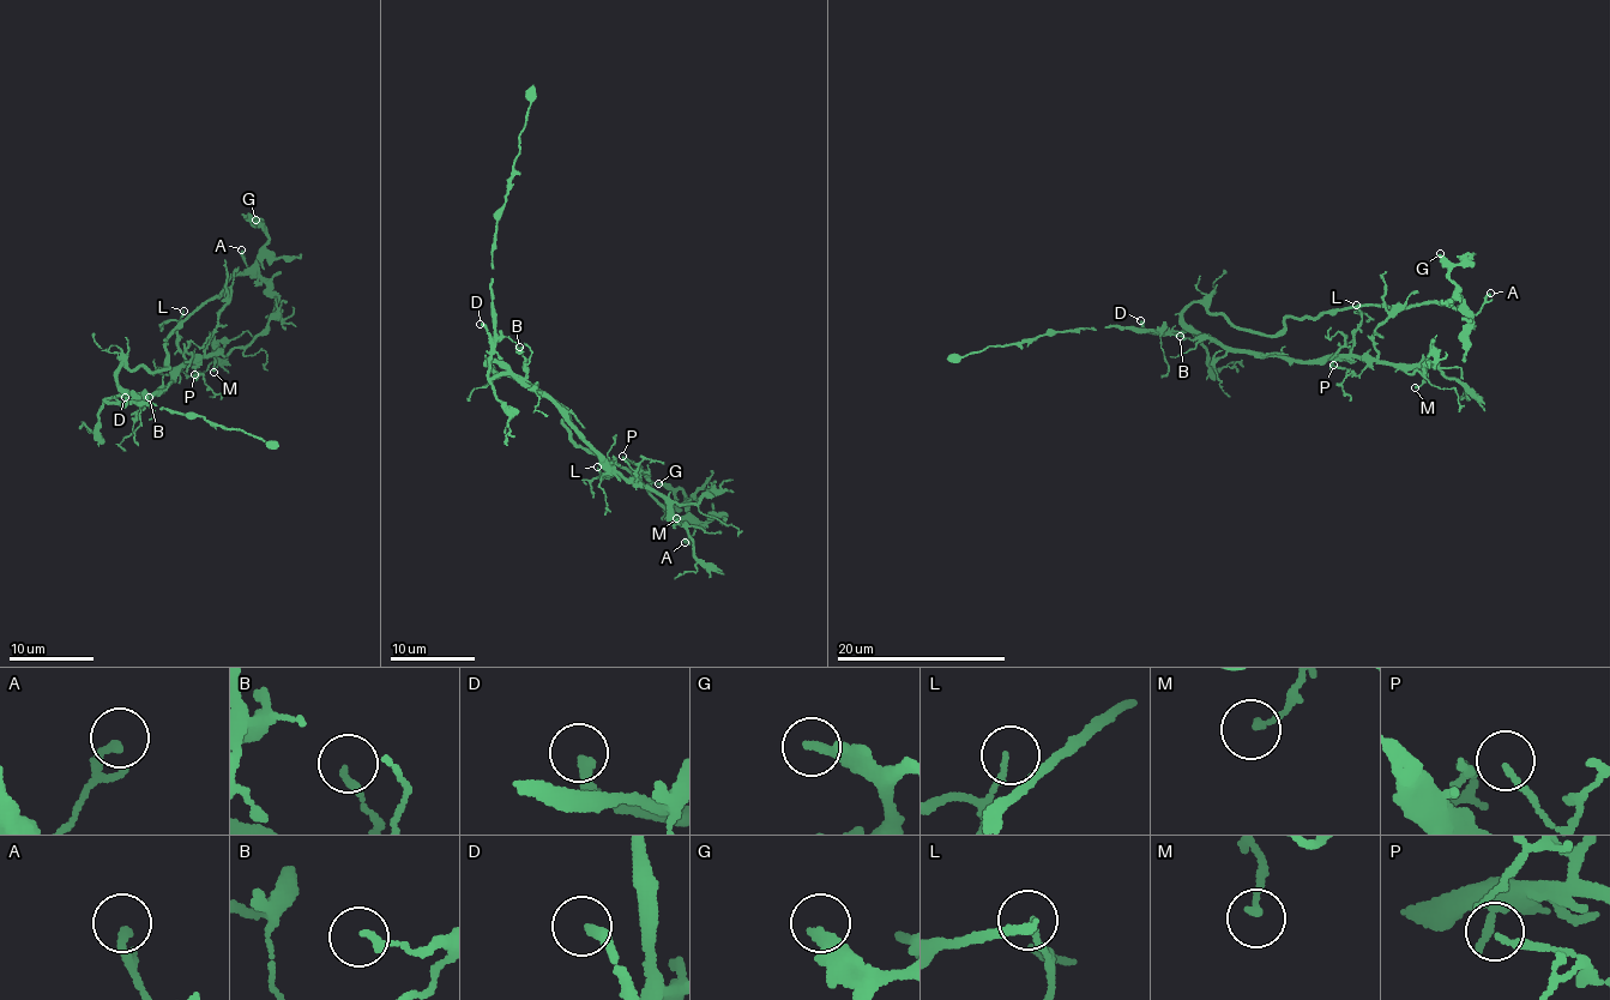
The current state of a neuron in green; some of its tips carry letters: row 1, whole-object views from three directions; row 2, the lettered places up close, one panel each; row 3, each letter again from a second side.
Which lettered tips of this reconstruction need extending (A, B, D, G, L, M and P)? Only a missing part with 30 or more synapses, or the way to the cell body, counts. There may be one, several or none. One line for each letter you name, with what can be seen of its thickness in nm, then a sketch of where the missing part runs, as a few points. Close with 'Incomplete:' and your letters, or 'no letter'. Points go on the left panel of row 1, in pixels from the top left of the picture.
D: calibre 240 nm; course (125, 397), (89, 385), (73, 369), (35, 403), (20, 396), (18, 399), (12, 396), (8, 402)
Incomplete: D

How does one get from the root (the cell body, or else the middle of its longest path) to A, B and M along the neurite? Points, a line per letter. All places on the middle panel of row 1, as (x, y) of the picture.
A: (550, 401), (567, 425), (625, 479), (641, 486), (639, 469), (643, 474), (638, 481), (694, 528), (685, 542)
B: (550, 401), (529, 384), (525, 360), (519, 347)
M: (550, 401), (567, 425), (625, 479), (650, 486), (667, 502), (667, 517), (676, 525), (676, 518)

